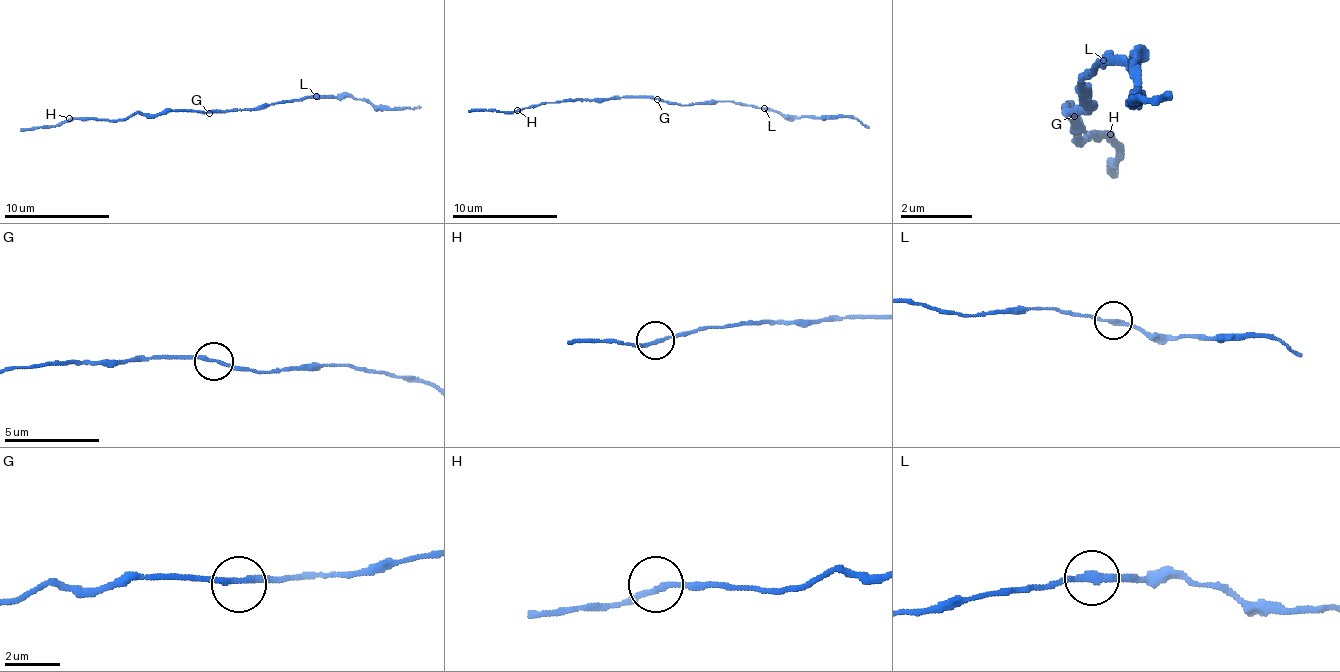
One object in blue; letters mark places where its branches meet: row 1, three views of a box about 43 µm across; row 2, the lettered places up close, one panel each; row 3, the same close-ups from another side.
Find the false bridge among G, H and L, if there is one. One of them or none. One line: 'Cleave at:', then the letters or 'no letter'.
Cleave at: L

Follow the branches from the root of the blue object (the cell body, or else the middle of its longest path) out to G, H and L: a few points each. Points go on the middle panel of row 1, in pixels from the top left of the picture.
G: (670, 102), (657, 99)
H: (670, 102), (649, 96), (612, 96), (543, 102), (517, 110)
L: (670, 102), (678, 104), (741, 102), (765, 107)

